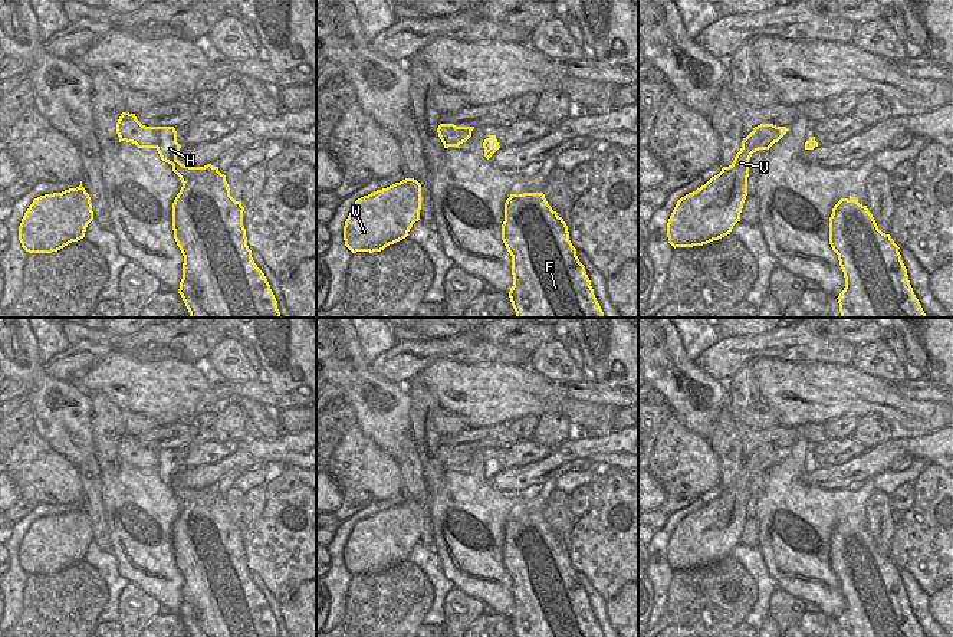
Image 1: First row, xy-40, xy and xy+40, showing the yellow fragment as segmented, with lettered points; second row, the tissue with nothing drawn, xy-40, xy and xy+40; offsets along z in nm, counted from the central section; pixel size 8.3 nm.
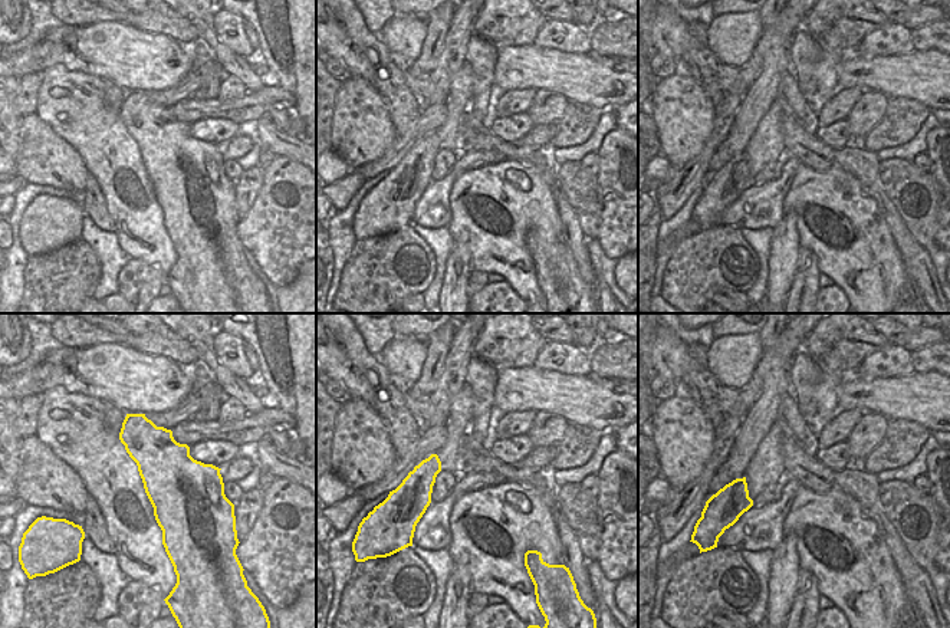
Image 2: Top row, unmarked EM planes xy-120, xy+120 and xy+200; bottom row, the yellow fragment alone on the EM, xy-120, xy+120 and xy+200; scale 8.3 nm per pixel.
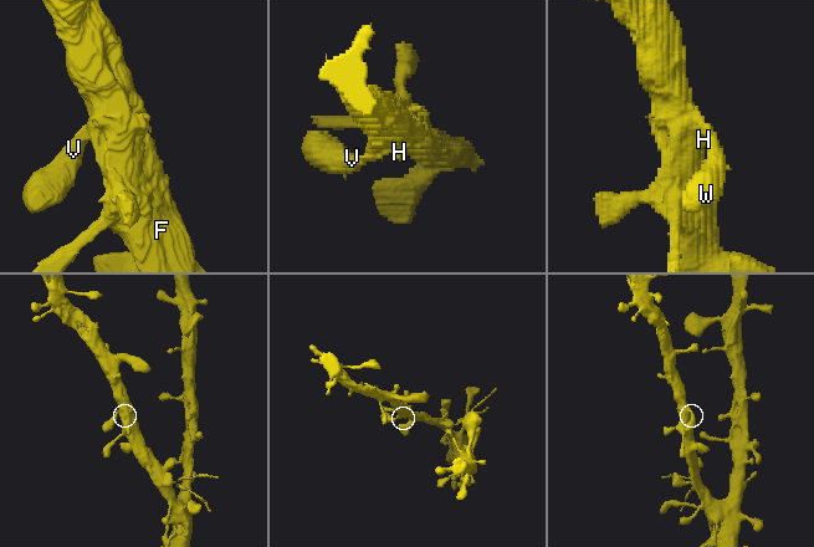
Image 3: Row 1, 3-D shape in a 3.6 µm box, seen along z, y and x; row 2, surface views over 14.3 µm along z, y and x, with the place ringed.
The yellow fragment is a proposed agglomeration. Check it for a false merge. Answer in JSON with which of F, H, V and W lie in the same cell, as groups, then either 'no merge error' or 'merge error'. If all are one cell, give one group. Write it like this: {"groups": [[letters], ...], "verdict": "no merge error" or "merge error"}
{"groups": [["F", "H", "V", "W"]], "verdict": "no merge error"}

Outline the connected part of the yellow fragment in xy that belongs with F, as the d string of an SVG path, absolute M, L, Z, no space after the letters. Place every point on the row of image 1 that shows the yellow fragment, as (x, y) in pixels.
M543 193L510 194L505 203L502 240L512 256L513 286L509 298L516 318L604 318L585 266L569 240L568 226L548 204Z

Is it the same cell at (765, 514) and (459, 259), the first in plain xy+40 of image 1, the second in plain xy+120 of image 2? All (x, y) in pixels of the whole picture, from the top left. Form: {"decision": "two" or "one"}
{"decision": "two"}

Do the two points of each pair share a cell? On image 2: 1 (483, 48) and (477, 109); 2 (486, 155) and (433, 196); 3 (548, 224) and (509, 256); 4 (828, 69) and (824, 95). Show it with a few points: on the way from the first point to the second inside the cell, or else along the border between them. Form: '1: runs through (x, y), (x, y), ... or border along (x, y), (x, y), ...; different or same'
1: runs through (483, 63), (480, 94); same
2: runs through (473, 158), (446, 183); same
3: runs through (533, 222), (526, 222), (509, 242); same
4: runs through (827, 75), (825, 89); same

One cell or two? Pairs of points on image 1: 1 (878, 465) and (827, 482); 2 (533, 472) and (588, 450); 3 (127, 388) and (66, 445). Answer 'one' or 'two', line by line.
1: one
2: one
3: two

